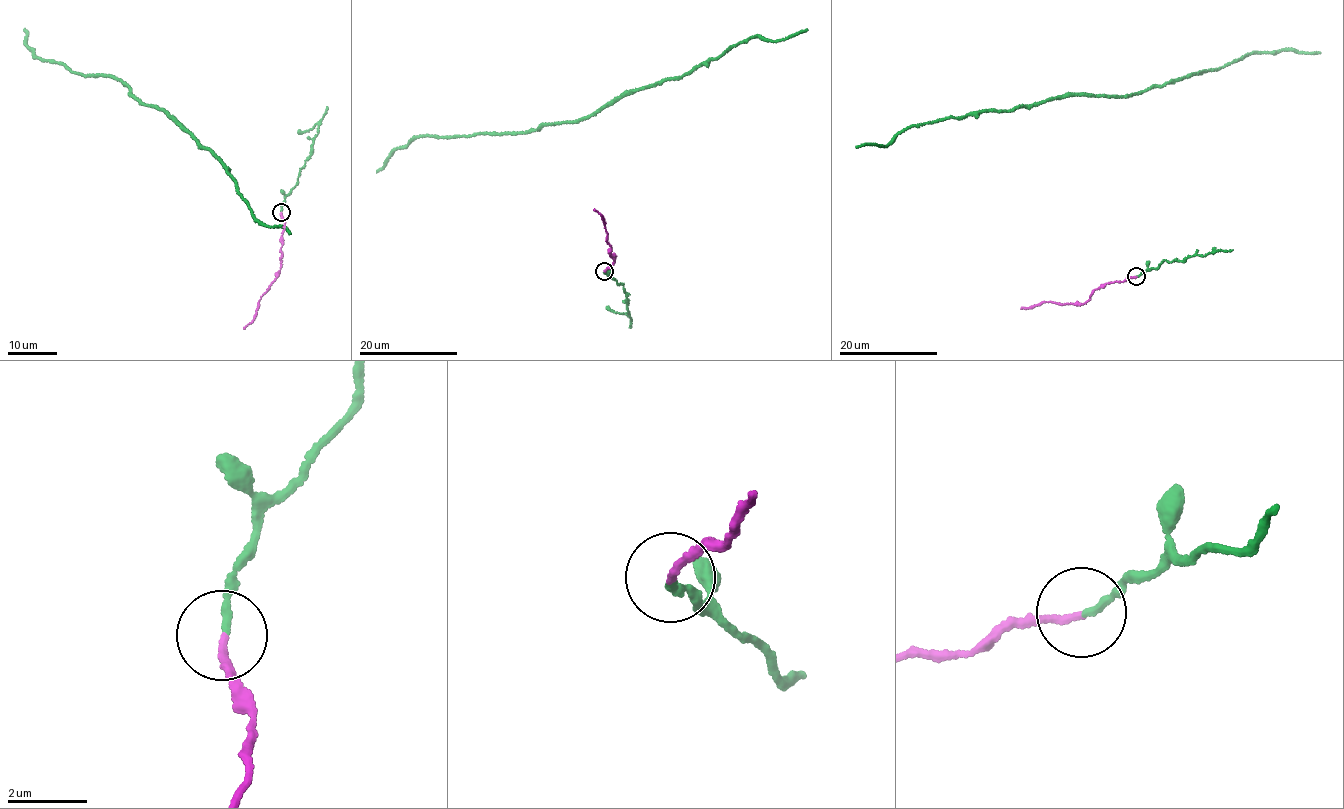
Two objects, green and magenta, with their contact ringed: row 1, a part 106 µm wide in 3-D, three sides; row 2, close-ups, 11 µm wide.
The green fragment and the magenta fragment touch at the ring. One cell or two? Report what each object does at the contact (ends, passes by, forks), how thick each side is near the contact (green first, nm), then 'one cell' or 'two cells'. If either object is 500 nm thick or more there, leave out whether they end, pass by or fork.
green ends; magenta ends; calibres 180 and 170 nm; one cell

